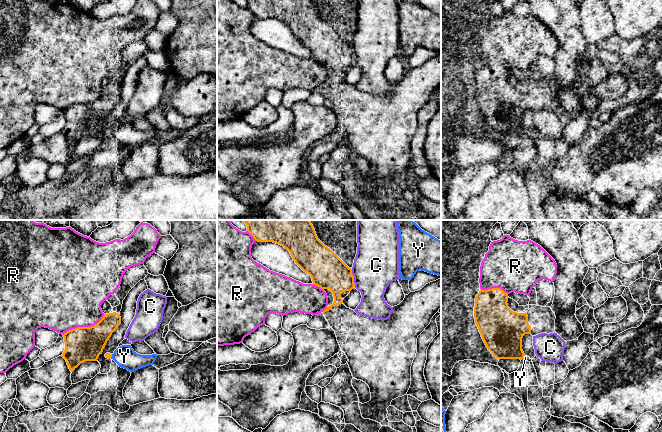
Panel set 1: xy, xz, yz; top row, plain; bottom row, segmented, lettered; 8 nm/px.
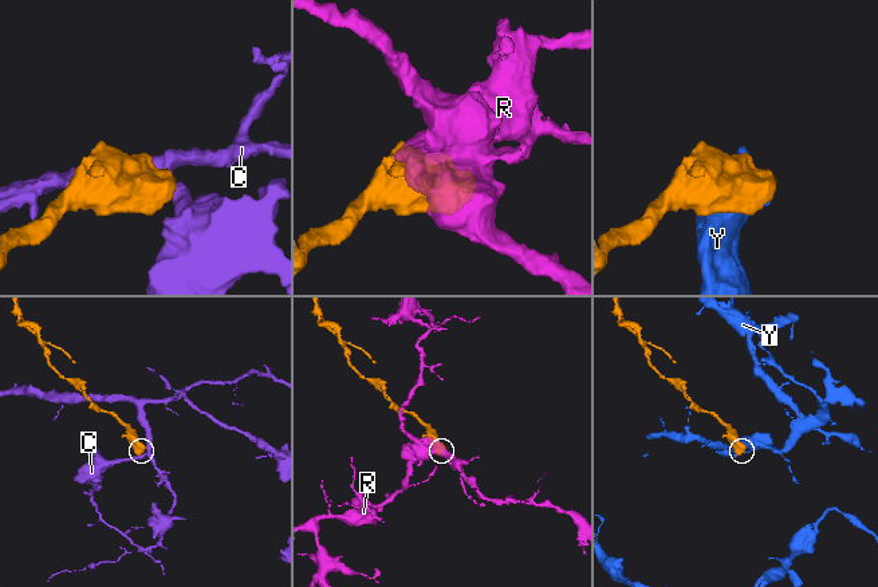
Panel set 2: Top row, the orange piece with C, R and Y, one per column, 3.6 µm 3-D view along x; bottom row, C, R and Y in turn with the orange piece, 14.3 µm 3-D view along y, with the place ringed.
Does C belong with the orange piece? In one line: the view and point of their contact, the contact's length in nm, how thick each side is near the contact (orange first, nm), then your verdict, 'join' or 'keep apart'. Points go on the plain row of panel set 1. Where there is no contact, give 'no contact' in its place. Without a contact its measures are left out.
contact xz (353, 54); length 150 nm; calibres 280 and 360 nm; keep apart

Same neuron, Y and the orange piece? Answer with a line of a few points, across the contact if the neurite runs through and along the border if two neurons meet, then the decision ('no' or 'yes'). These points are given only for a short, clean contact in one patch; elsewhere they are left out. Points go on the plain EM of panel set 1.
no

